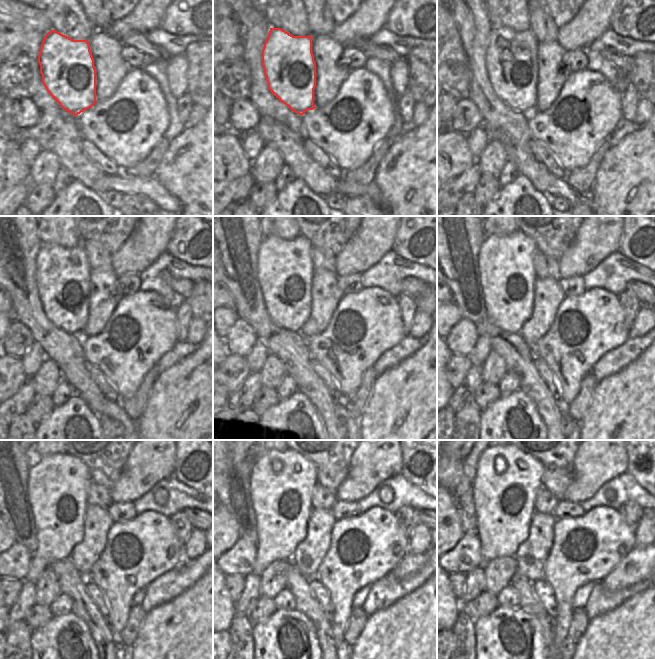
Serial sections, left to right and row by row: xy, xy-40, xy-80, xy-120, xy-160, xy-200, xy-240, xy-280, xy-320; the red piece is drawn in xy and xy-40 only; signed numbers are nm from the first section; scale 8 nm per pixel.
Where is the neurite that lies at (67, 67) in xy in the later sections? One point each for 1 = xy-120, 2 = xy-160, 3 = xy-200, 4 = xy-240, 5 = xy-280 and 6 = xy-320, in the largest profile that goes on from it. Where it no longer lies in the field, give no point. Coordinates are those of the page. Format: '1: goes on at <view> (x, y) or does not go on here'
1: goes on at xy-120 (62, 274)
2: goes on at xy-160 (284, 271)
3: goes on at xy-200 (505, 263)
4: goes on at xy-240 (58, 484)
5: goes on at xy-280 (281, 482)
6: goes on at xy-320 (507, 480)

